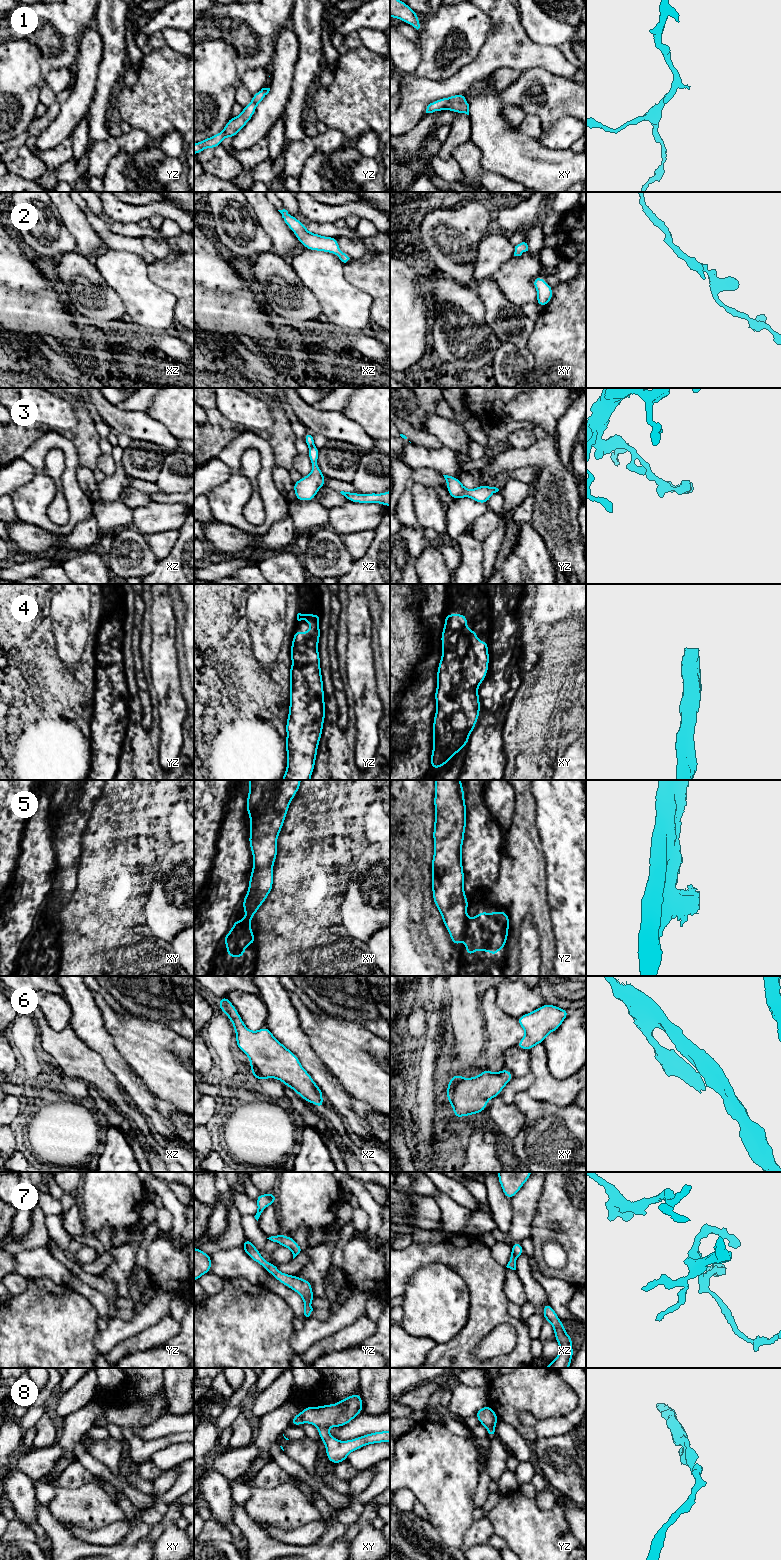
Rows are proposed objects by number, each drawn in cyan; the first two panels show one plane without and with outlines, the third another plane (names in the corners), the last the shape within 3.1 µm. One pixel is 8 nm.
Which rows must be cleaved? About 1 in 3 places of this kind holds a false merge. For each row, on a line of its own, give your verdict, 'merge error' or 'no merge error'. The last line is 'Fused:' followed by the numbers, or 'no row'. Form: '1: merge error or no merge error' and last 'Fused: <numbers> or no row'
1: no merge error
2: no merge error
3: no merge error
4: no merge error
5: merge error
6: no merge error
7: no merge error
8: merge error
Fused: 5, 8

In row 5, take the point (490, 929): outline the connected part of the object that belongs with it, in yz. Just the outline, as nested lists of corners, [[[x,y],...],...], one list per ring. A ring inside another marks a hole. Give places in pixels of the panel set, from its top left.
[[[480,910],[476,917],[466,920],[463,938],[466,941],[465,951],[472,956],[477,949],[496,957],[496,952],[503,950],[508,938],[509,916],[505,911],[485,913]]]

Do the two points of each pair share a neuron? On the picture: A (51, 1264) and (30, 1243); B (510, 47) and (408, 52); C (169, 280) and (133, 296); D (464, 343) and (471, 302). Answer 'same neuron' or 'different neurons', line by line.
A: different neurons
B: different neurons
C: different neurons
D: same neuron

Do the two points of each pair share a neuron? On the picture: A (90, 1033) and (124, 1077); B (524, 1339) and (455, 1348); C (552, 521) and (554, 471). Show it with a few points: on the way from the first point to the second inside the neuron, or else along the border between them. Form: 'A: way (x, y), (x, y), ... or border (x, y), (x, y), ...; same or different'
A: way (101, 1044), (118, 1066); same
B: way (511, 1320), (486, 1319), (474, 1331); same
C: way (554, 509), (554, 483); same

